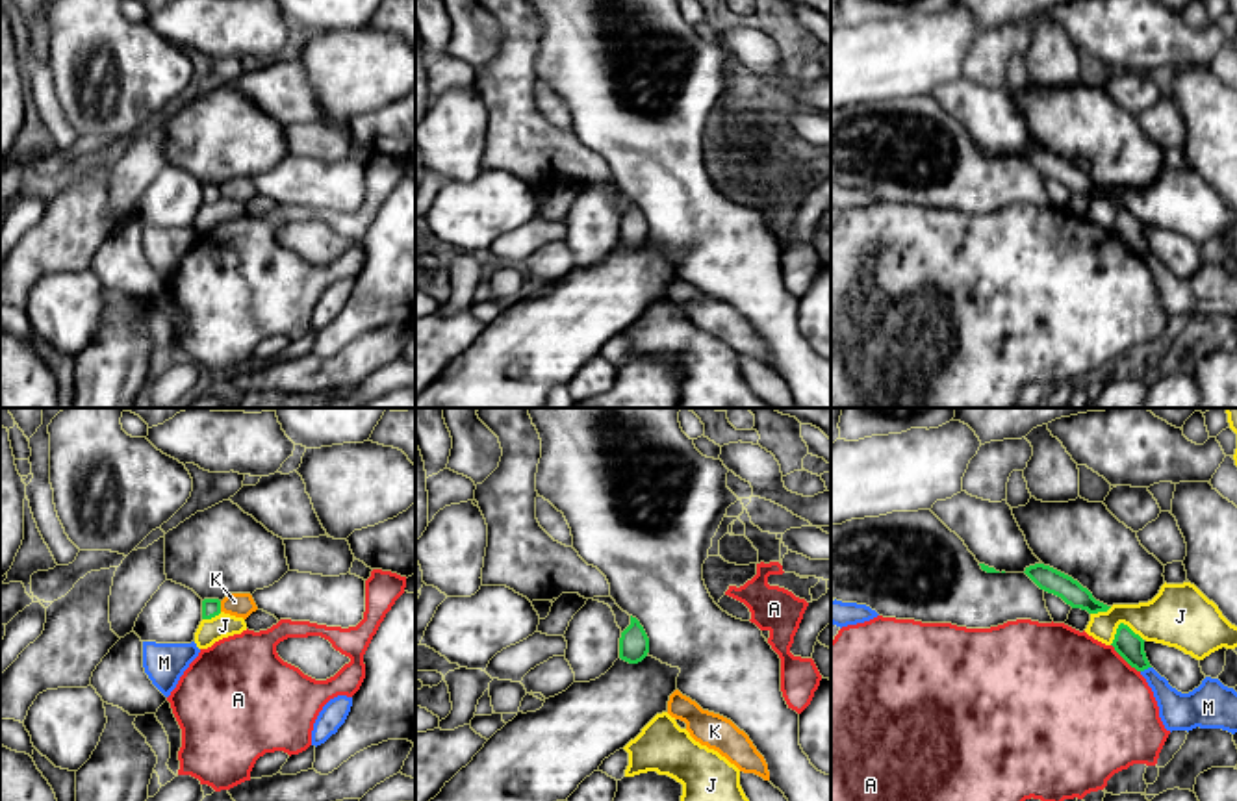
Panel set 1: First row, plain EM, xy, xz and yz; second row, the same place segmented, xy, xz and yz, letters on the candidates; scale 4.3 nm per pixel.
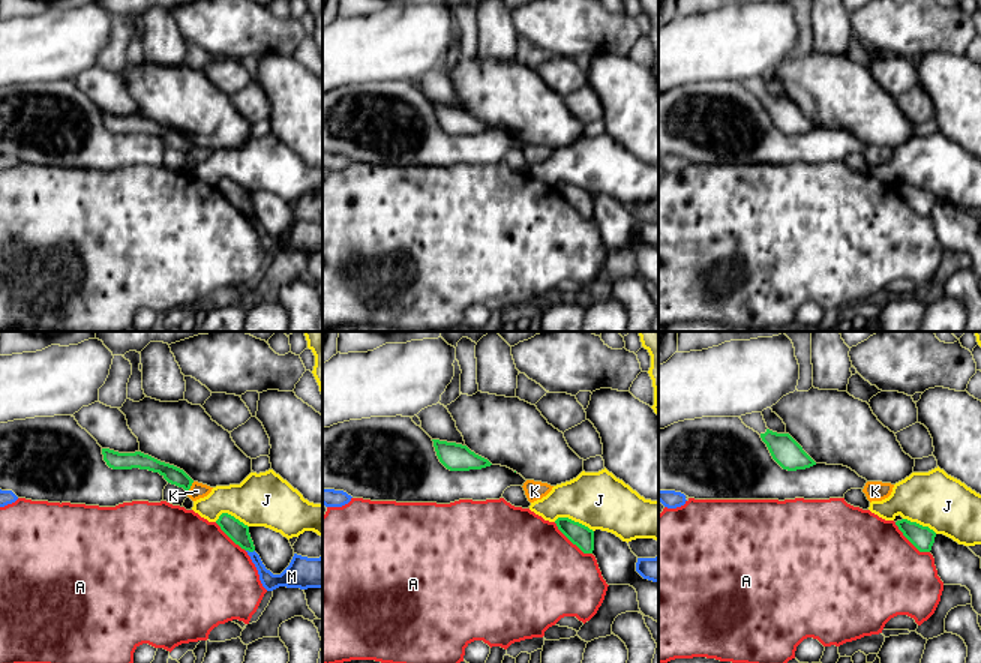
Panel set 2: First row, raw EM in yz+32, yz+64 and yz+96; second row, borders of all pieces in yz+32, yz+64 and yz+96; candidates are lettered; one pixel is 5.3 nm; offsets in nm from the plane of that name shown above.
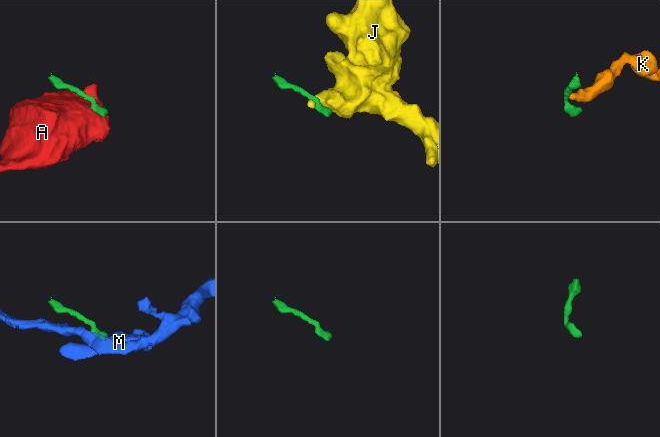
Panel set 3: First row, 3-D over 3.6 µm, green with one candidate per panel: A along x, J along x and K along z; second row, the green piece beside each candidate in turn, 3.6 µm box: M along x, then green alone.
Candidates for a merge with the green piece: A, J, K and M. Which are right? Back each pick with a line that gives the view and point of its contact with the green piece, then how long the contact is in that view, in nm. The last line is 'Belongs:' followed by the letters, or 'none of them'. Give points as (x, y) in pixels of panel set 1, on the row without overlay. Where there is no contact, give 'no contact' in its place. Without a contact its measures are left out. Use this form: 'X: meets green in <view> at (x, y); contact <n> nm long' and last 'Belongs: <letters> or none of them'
Belongs: none of them

